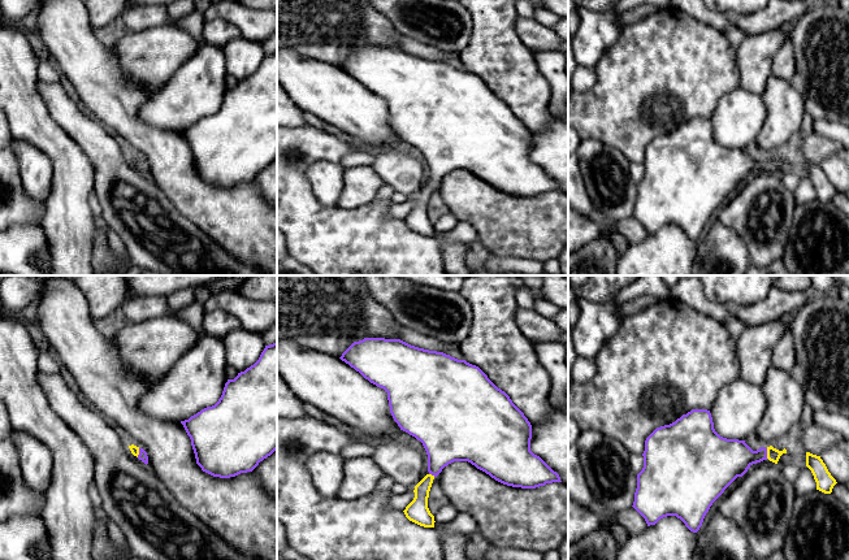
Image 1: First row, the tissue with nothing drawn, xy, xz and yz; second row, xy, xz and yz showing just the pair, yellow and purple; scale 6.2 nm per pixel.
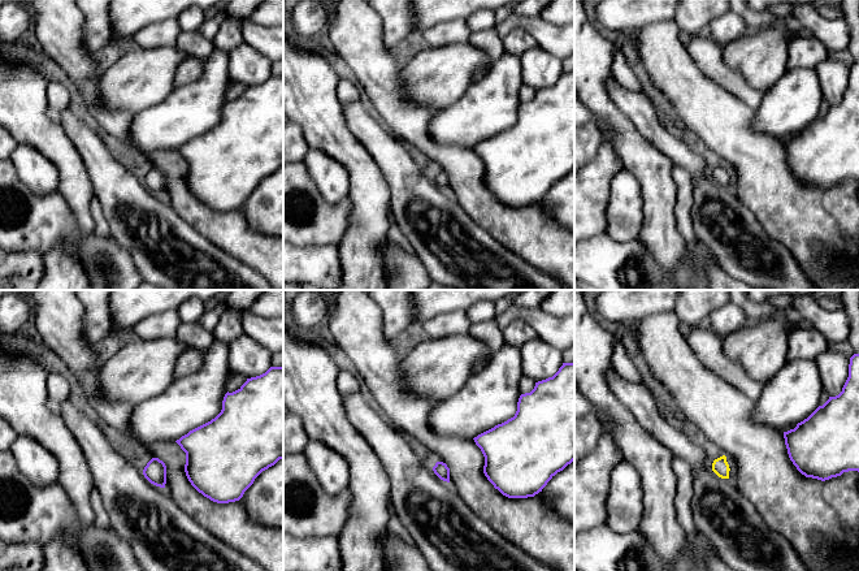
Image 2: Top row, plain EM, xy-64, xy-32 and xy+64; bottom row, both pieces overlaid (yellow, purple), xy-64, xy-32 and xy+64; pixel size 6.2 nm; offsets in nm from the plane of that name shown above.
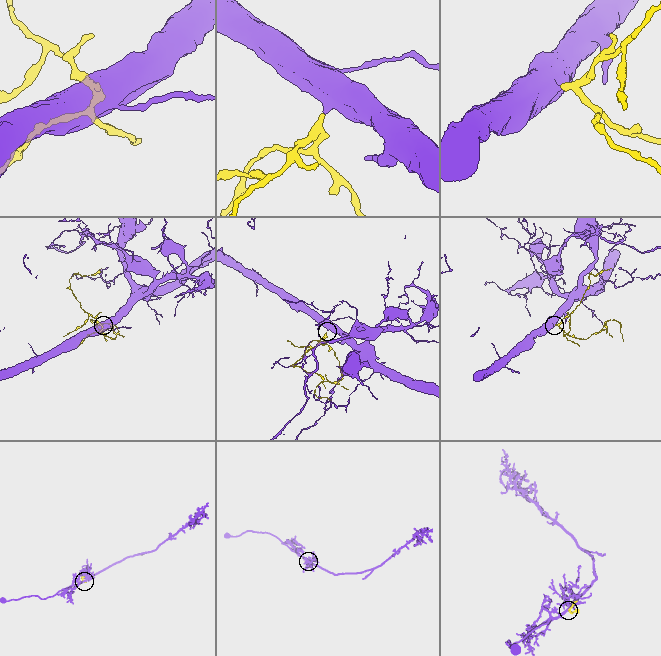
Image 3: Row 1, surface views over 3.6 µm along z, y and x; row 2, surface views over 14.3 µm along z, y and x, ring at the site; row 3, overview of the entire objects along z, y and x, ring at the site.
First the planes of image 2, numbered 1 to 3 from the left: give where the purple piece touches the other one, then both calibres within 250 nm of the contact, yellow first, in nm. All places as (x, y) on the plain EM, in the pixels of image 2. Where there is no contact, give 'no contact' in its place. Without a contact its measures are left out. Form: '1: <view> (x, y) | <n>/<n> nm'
1: no contact
2: no contact
3: no contact

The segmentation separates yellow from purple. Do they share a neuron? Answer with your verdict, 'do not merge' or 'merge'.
merge

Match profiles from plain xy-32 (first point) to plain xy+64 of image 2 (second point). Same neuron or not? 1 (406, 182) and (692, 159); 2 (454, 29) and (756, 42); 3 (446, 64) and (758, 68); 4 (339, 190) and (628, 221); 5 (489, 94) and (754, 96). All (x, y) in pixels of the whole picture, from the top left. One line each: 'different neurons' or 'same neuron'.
1: same neuron
2: different neurons
3: same neuron
4: same neuron
5: different neurons

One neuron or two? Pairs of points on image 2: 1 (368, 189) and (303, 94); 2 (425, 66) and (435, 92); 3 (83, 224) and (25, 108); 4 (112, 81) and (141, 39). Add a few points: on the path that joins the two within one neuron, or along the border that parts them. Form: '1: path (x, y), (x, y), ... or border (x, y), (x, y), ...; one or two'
1: path (360, 165), (324, 128), (320, 117); one
2: path (432, 73), (435, 77), (435, 86); one
3: path (78, 195), (66, 159), (46, 137); one
4: border (168, 46), (137, 47); two

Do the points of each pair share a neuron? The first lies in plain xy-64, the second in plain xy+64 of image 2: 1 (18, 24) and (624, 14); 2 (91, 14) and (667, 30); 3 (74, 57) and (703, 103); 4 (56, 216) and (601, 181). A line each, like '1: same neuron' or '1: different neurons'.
1: same neuron
2: different neurons
3: same neuron
4: same neuron

